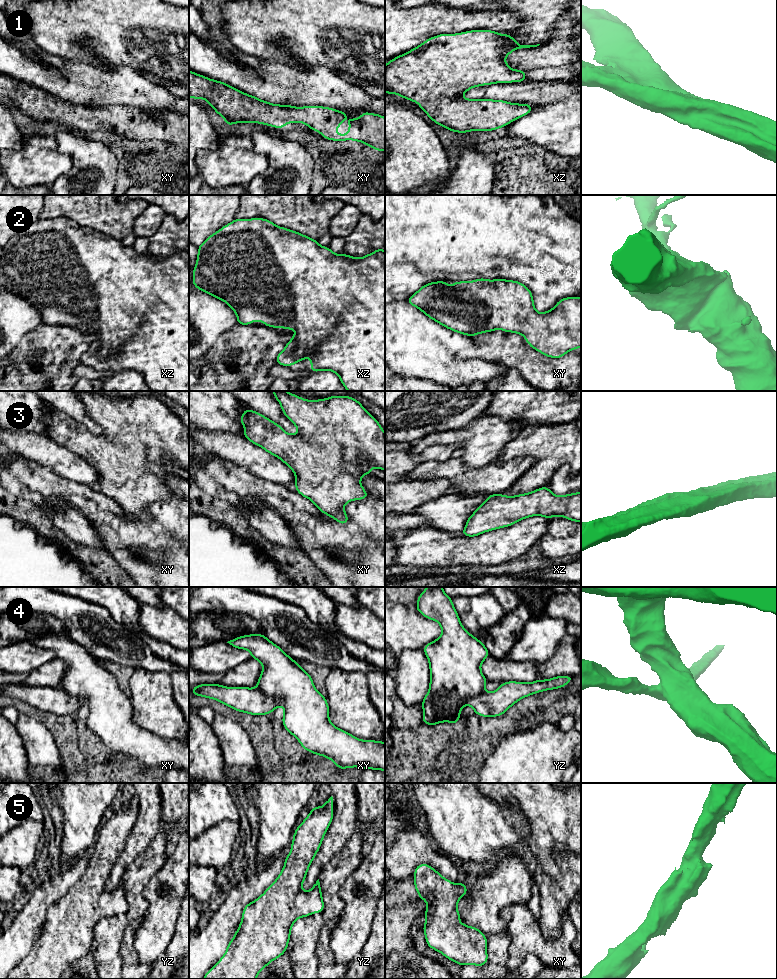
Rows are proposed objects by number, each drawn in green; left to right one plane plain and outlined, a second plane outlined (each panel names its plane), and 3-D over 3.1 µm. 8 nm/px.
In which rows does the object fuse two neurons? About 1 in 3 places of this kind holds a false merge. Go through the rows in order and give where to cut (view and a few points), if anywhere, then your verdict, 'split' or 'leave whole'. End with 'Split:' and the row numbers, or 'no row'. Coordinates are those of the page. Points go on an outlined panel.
1: cut none; leave whole
2: cut none; leave whole
3: cut none; leave whole
4: cut xy (256, 687), (263, 693), (273, 697), (279, 704); split
5: cut none; leave whole
Split: 4

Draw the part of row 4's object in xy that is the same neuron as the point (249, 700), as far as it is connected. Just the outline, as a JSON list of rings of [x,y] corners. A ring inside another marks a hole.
[[[202,684],[193,687],[191,692],[193,695],[215,699],[236,711],[252,715],[266,715],[279,706],[276,699],[263,694],[257,687],[224,687],[220,684]]]

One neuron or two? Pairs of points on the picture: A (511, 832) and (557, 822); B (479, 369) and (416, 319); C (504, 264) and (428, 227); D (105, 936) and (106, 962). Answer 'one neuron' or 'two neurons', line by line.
A: two neurons
B: one neuron
C: one neuron
D: one neuron

